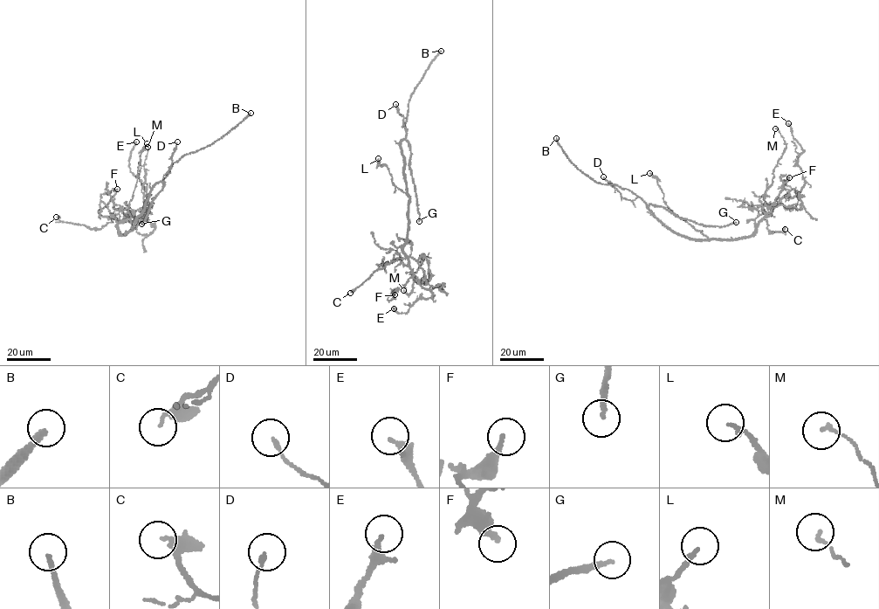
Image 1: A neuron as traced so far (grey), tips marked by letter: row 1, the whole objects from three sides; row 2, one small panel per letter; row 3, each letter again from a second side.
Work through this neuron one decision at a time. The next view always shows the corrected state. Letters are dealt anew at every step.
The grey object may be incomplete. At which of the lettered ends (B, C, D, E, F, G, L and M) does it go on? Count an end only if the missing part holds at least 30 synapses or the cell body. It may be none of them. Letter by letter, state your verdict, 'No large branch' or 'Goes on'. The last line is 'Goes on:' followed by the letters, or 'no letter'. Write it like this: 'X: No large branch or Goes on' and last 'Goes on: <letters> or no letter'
B: Goes on
C: No large branch
D: No large branch
E: No large branch
F: No large branch
G: Goes on
L: No large branch
M: No large branch
Goes on: B, G

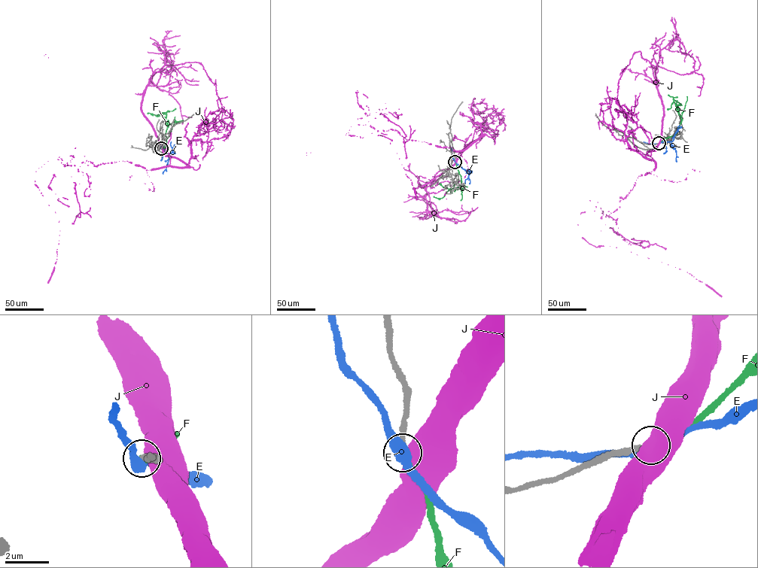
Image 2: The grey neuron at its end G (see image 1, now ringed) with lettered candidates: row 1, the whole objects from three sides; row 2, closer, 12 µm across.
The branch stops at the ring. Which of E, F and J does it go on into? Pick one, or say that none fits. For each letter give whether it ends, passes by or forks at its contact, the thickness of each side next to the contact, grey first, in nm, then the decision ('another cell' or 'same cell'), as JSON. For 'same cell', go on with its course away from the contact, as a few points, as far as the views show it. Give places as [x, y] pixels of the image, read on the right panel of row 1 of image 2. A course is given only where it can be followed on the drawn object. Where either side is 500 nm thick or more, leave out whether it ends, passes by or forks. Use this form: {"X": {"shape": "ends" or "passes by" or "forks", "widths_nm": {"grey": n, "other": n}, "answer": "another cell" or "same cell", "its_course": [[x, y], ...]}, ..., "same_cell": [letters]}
{"E": {"shape": "passes by", "widths_nm": {"grey": 240, "other": 440}, "answer": "another cell"}, "F": {"shape": "ends", "widths_nm": {"grey": 200, "other": 260}, "answer": "same cell", "its_course": [[659, 143], [676, 134], [681, 119], [674, 100], [680, 104], [677, 107]]}, "J": {"widths_nm": {"grey": 240, "other": 700}, "answer": "another cell"}, "same_cell": ["F"]}

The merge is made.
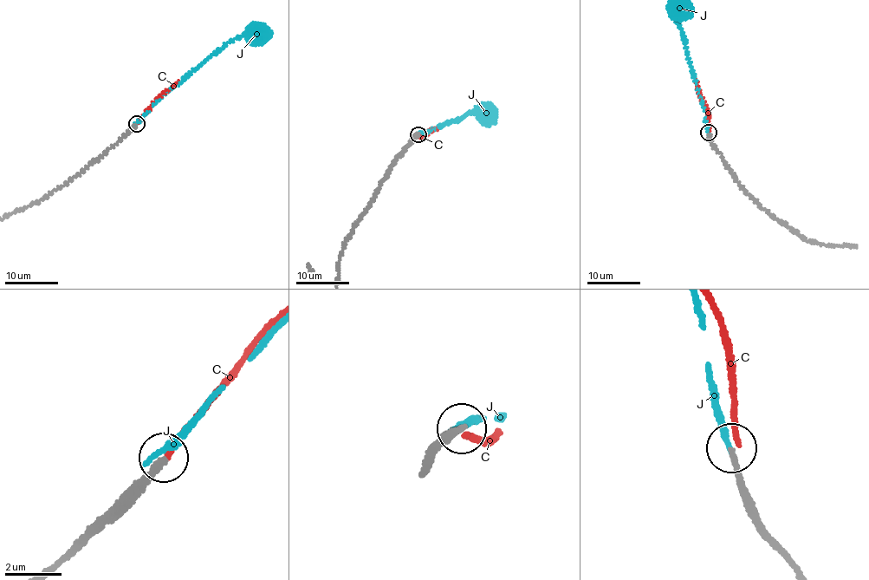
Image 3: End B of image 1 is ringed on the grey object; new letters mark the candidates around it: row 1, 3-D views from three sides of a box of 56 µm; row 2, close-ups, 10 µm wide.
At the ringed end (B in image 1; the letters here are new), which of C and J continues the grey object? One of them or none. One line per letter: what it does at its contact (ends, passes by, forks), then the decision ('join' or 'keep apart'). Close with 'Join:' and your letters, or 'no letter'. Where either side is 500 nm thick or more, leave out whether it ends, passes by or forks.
C: it ends | keep apart
J: it ends | keep apart
Join: no letter

